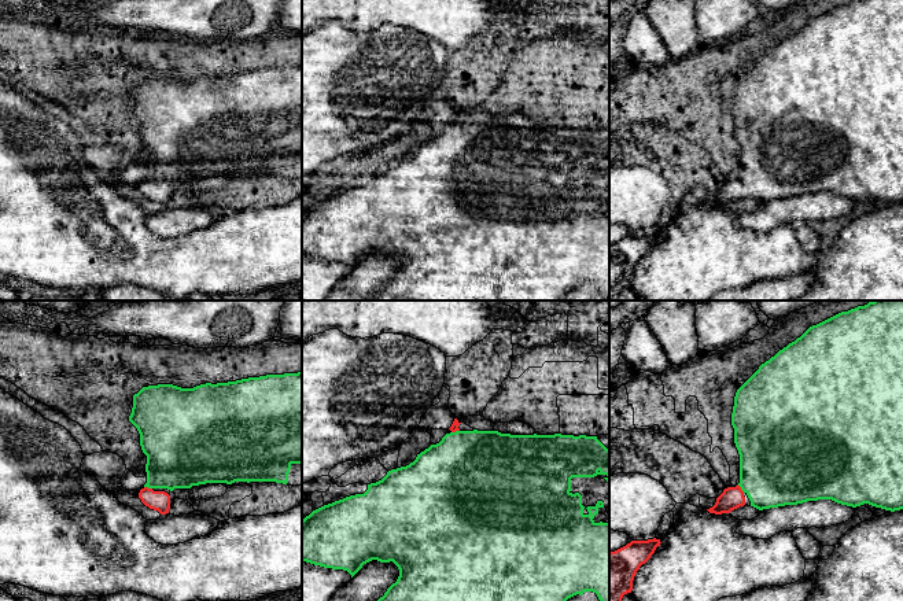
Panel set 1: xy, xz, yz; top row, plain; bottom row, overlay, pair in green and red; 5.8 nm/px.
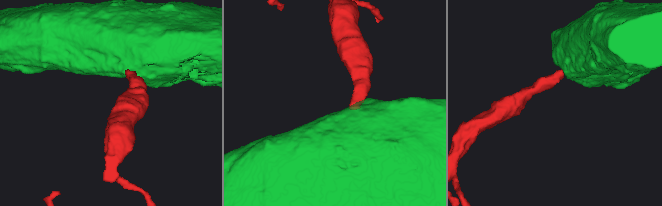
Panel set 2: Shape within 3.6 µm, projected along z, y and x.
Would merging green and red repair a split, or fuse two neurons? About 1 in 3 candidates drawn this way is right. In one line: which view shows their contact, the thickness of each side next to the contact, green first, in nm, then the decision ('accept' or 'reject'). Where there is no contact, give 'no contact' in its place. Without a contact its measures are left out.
contact in xy; calibres 360 and 120 nm; accept

